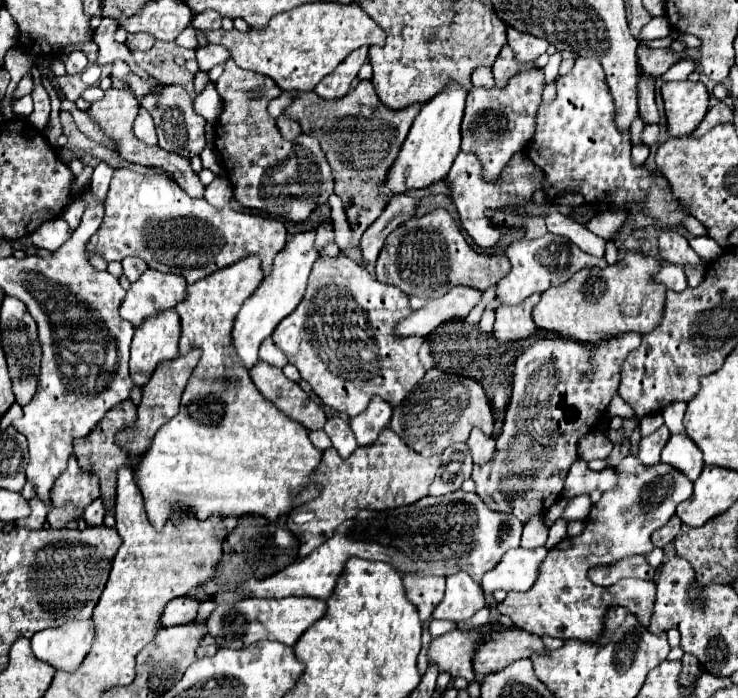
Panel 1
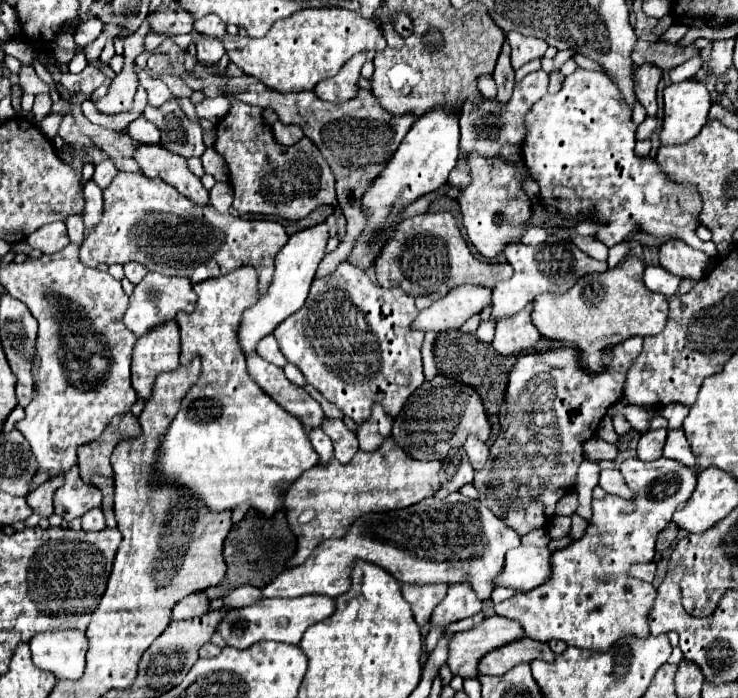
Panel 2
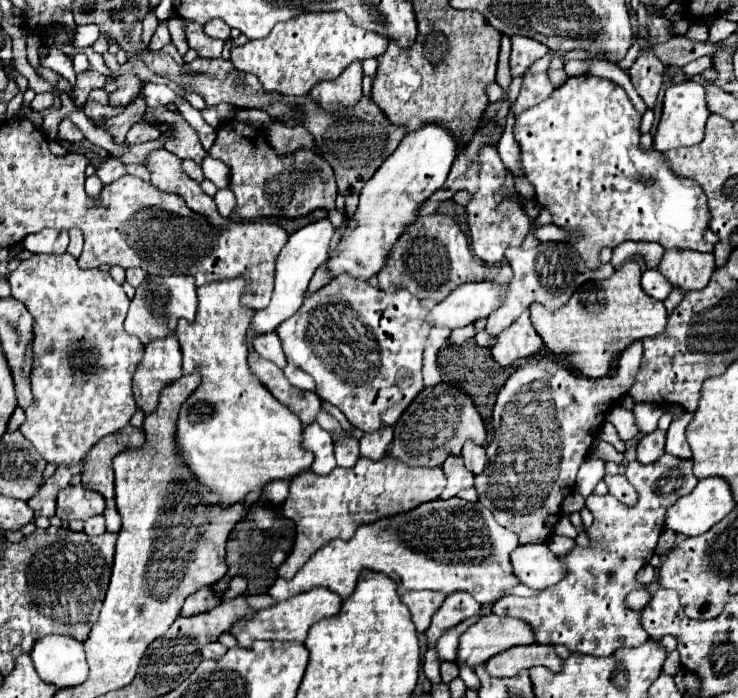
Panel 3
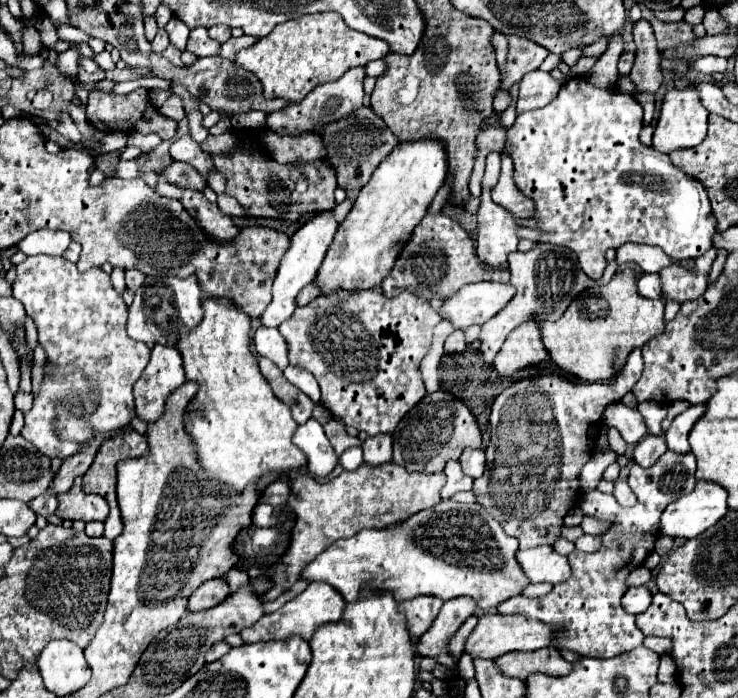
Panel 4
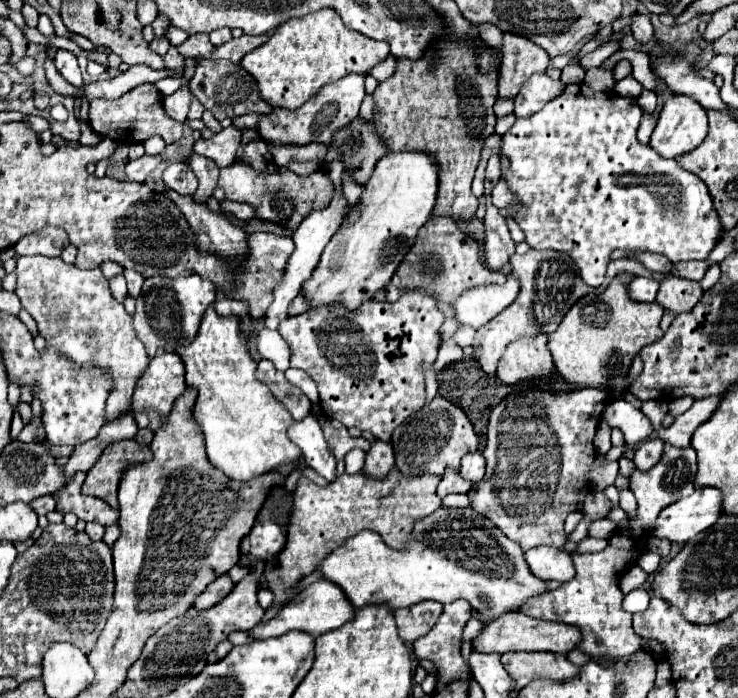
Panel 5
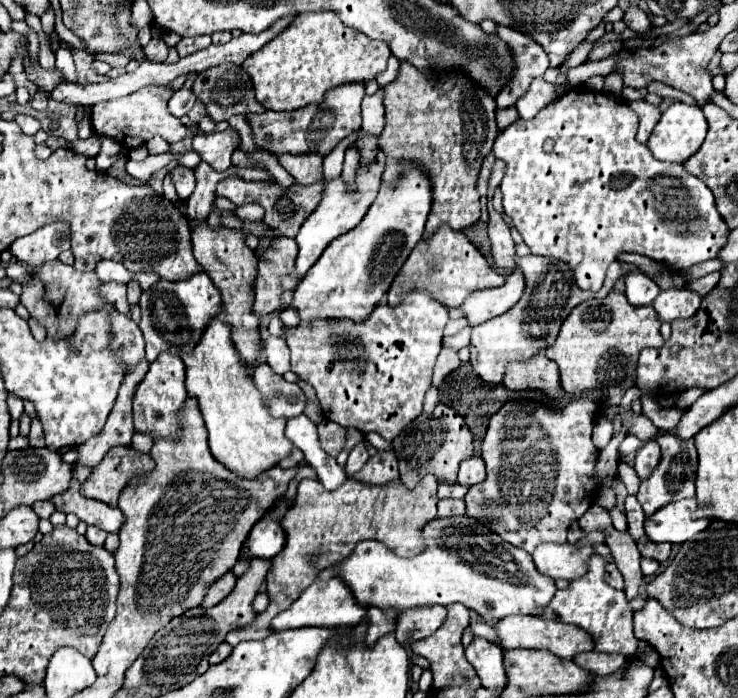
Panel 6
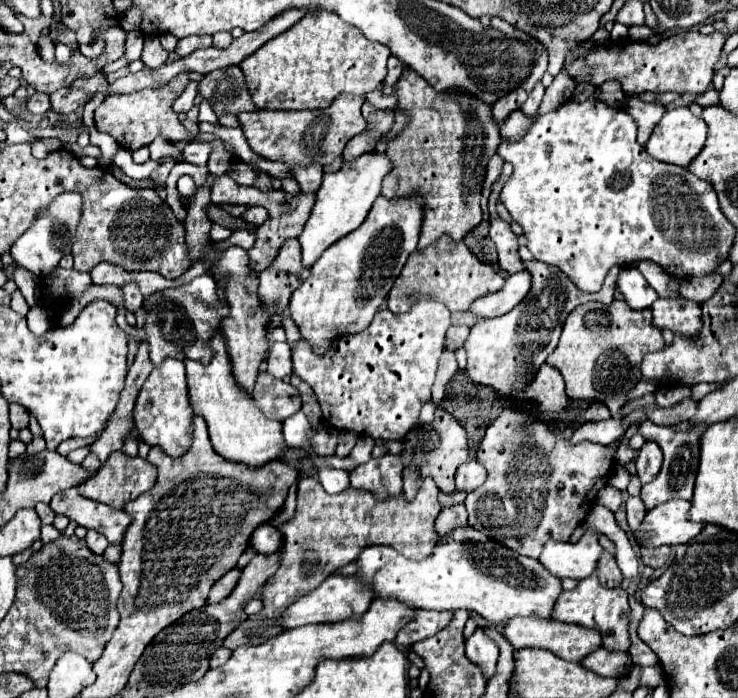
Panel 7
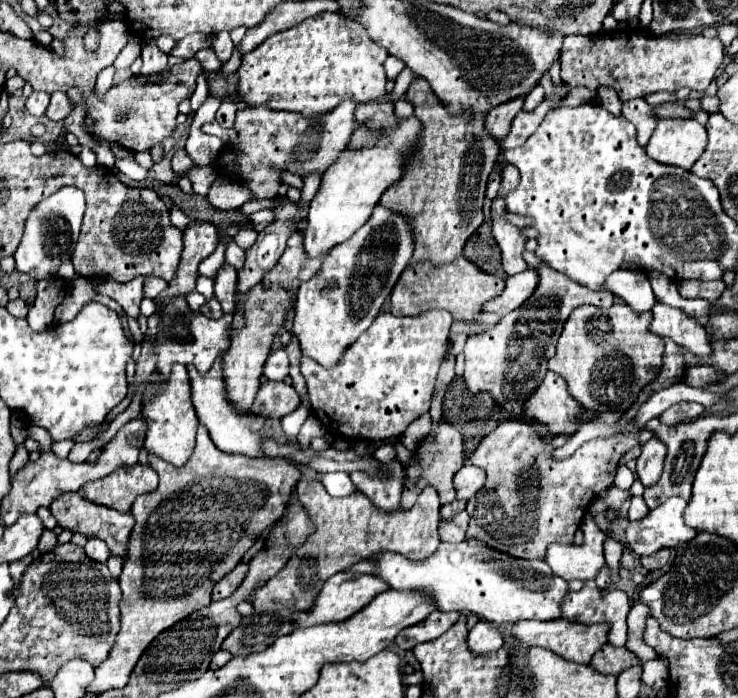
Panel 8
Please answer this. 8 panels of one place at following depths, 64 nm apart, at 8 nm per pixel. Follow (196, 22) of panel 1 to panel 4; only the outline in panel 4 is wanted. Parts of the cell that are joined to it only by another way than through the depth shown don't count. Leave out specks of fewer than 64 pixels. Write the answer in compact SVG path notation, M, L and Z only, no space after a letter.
M212 26L212 28L208 30L208 34L210 34L212 40L224 44L224 42L230 38L230 28L228 28L228 26Z

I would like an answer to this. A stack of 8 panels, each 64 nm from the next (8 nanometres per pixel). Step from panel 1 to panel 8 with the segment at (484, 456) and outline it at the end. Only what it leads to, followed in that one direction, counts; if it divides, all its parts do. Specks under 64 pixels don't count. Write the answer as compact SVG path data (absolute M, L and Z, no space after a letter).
M464 464L456 476L454 476L454 488L456 488L456 498L458 500L470 500L478 490L482 490L486 480L486 474L470 464Z

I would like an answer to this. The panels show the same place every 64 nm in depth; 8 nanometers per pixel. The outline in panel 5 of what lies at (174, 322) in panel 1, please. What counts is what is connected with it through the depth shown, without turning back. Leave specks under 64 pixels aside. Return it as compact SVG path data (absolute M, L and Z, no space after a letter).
M158 350L158 354L150 360L148 368L144 370L142 378L136 382L136 388L134 388L132 410L134 410L134 418L136 418L138 428L150 428L152 432L156 432L158 426L164 426L164 422L170 416L170 410L172 410L174 402L178 400L178 396L184 390L186 390L184 364L182 364L180 356L174 354L174 352Z

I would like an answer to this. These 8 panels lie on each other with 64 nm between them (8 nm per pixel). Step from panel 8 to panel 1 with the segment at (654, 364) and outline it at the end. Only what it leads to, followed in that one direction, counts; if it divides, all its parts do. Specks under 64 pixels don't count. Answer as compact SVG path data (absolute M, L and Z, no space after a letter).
M626 252L622 260L614 266L600 268L586 268L574 274L566 286L548 288L540 302L532 310L534 324L540 330L560 334L564 338L572 338L582 344L596 344L600 340L610 340L616 334L626 332L652 332L664 314L664 300L666 290L662 286L650 282L650 274L658 270L658 260Z

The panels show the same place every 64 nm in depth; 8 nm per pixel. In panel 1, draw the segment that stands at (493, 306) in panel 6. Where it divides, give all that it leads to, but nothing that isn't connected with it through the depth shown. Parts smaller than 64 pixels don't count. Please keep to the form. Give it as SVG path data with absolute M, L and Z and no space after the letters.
M456 286L448 290L444 296L430 300L424 308L412 312L408 318L404 318L398 324L398 334L402 336L428 336L434 328L438 328L444 322L452 320L464 320L470 310L480 302L482 290Z

